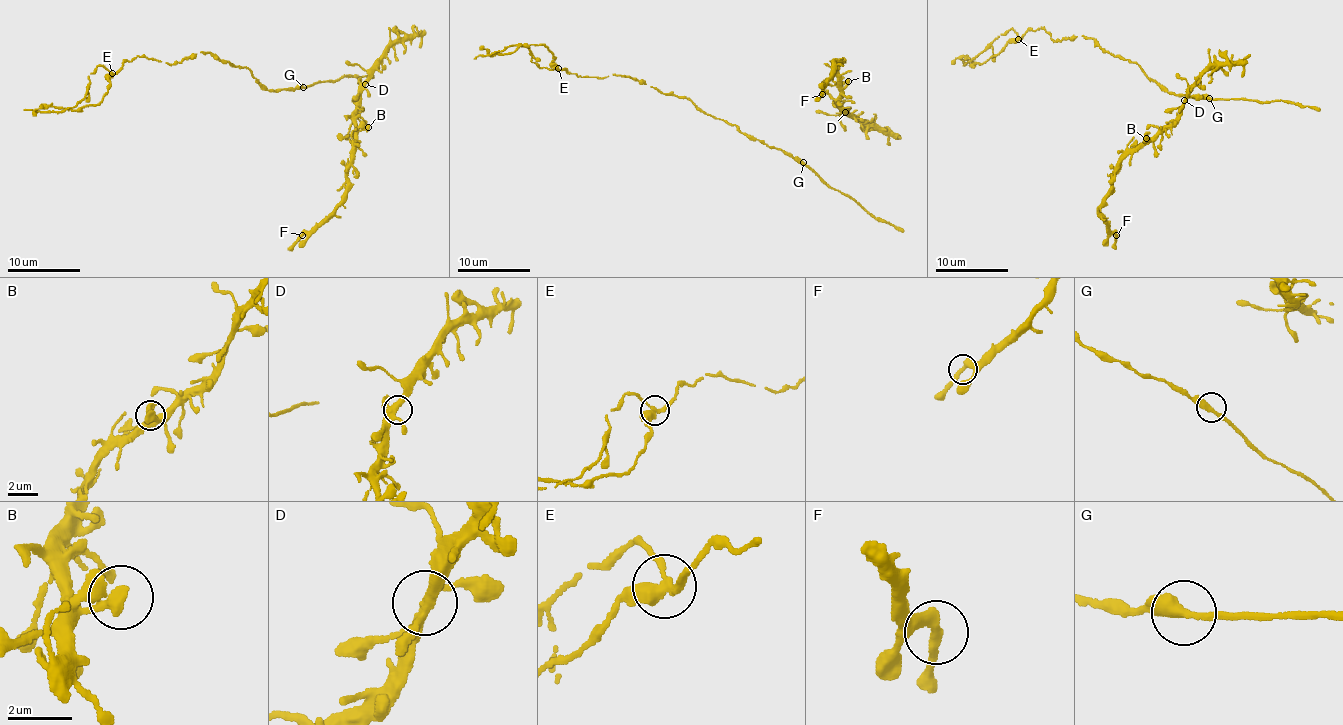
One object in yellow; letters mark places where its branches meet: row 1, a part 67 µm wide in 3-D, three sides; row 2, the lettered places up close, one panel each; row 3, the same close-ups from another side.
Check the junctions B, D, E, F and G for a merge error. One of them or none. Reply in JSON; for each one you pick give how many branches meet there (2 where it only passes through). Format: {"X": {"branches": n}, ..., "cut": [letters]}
{"E": {"branches": 3}, "cut": ["E"]}

